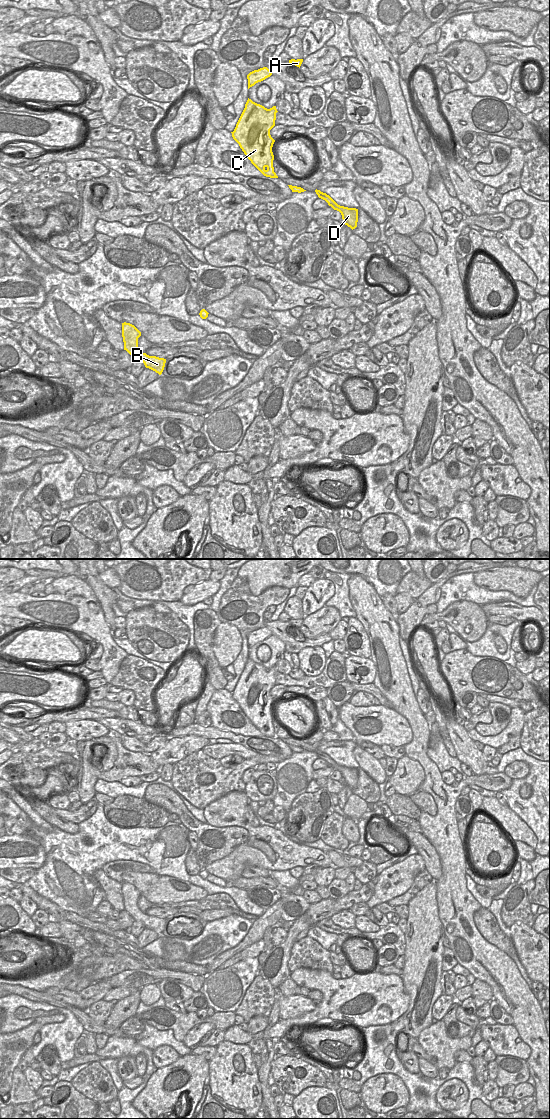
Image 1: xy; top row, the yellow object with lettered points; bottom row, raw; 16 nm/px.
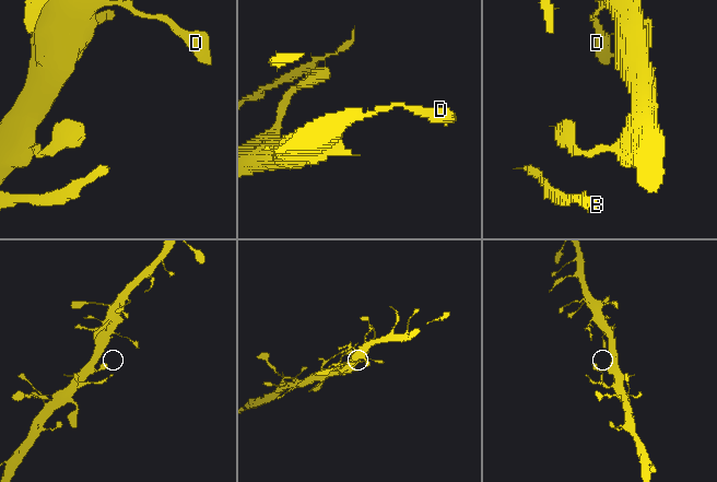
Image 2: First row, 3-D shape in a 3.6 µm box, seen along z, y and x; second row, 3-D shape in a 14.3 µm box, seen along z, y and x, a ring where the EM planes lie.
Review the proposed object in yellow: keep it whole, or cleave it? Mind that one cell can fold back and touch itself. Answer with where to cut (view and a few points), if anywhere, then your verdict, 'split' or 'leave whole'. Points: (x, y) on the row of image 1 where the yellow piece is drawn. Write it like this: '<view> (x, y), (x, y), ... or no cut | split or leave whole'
no cut | leave whole

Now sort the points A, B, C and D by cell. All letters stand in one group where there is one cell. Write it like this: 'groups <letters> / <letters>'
groups A B C D

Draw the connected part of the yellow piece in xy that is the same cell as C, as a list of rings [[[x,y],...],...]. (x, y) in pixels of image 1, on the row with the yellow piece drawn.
[[[248,98],[236,127],[231,132],[251,163],[270,178],[278,178],[273,167],[272,147],[275,140],[270,135],[277,112],[276,106],[267,109]]]

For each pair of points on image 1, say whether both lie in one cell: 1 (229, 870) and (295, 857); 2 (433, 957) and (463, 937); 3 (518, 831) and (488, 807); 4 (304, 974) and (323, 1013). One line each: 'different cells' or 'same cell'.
1: same cell
2: different cells
3: same cell
4: same cell

